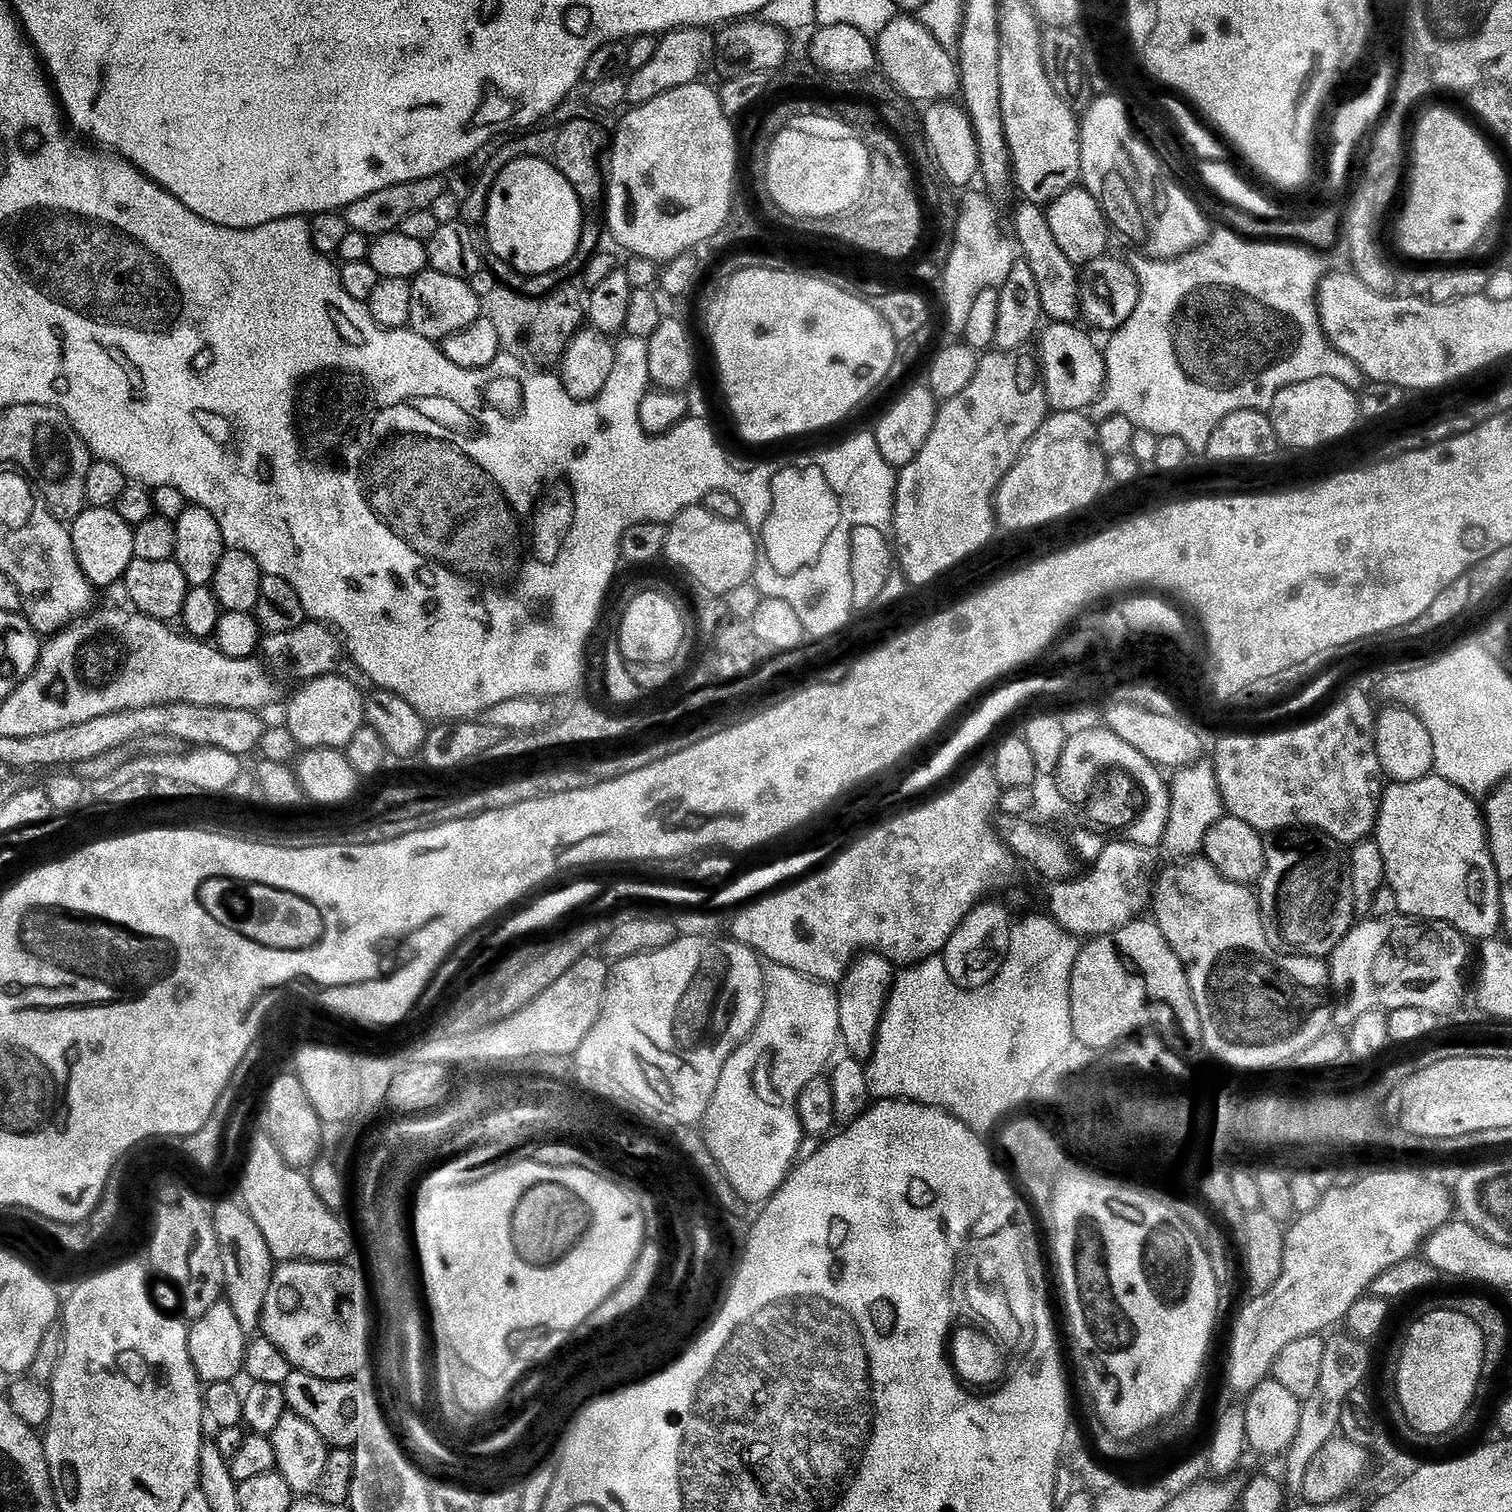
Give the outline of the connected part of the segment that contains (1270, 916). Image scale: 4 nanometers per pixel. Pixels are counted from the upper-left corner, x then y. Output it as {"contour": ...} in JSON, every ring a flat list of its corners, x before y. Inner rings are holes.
{"contour":[[1284,830,1277,836,1280,836,1277,840,1267,841,1262,875,1258,881,1260,913,1264,916,1264,923,1285,949,1293,953,1303,953,1305,956,1327,957,1336,949,1340,937,1351,930,1357,915,1354,886,1350,882,1348,852,1345,845,1324,832]]}

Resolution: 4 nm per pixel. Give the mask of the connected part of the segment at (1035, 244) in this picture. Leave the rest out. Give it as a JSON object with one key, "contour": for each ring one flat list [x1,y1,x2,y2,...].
{"contour":[[1023,201,1014,214,1014,235,1015,241,1021,250,1023,259,1030,266,1038,281,1039,298,1042,299,1042,308,1044,316,1053,323,1075,323,1080,316,1080,272,1077,265,1072,264,1070,260,1058,248,1058,244,1054,242,1054,234,1051,233,1050,224,1047,213,1037,204]]}

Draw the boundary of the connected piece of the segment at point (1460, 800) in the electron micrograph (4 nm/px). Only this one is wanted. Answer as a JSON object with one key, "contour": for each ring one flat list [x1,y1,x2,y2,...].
{"contour":[[1429,774,1420,780,1406,782,1405,784,1399,782,1389,783,1380,797,1380,813,1376,819,1374,839,1378,850,1382,850,1382,862,1386,862,1386,870,1384,871,1386,884,1389,889,1392,887,1392,892,1396,895,1396,904,1400,907,1397,908,1399,915,1411,916,1413,920,1440,920,1442,916,1456,918,1458,912,1462,910,1462,906,1486,906,1486,934,1489,938,1492,938,1501,931,1500,879,1496,873,1492,851,1488,845,1488,829,1484,826,1484,814,1481,805,1473,797,1467,796,1461,788,1446,782,1441,776,1435,774]]}

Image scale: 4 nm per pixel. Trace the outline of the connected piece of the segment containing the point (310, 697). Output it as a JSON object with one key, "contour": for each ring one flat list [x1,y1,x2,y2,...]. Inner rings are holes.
{"contour":[[340,675,319,676,301,683,297,687,300,689,289,698,286,725,301,749,347,749,360,728,366,724,365,693,360,693,354,681]]}

